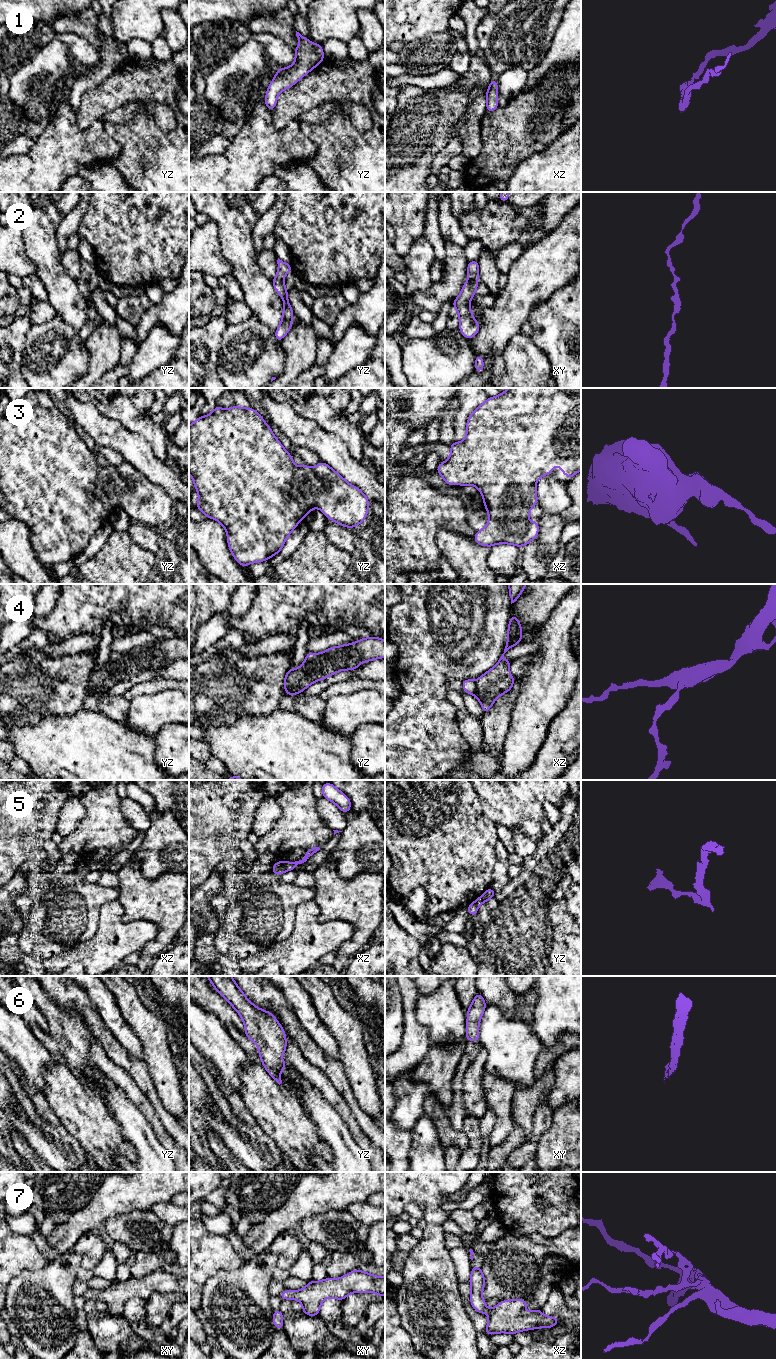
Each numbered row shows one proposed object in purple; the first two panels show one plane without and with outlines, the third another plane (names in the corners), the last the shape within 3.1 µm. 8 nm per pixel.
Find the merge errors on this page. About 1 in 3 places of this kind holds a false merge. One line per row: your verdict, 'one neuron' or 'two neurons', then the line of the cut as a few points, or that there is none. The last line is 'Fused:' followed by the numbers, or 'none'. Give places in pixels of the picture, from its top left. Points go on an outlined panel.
1: one neuron | no cut
2: one neuron | no cut
3: one neuron | no cut
4: two neurons | xz (475, 682), (475, 691), (473, 693)
5: one neuron | no cut
6: one neuron | no cut
7: one neuron | no cut
Fused: 4

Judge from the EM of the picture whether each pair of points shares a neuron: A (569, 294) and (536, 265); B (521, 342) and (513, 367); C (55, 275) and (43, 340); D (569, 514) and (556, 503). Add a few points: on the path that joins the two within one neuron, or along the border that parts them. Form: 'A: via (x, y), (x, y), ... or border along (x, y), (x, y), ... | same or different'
A: border along (570, 280), (542, 300) | different
B: via (520, 348), (519, 361) | same
C: border along (56, 317), (68, 323), (75, 331) | different
D: border along (570, 506), (559, 514) | different

